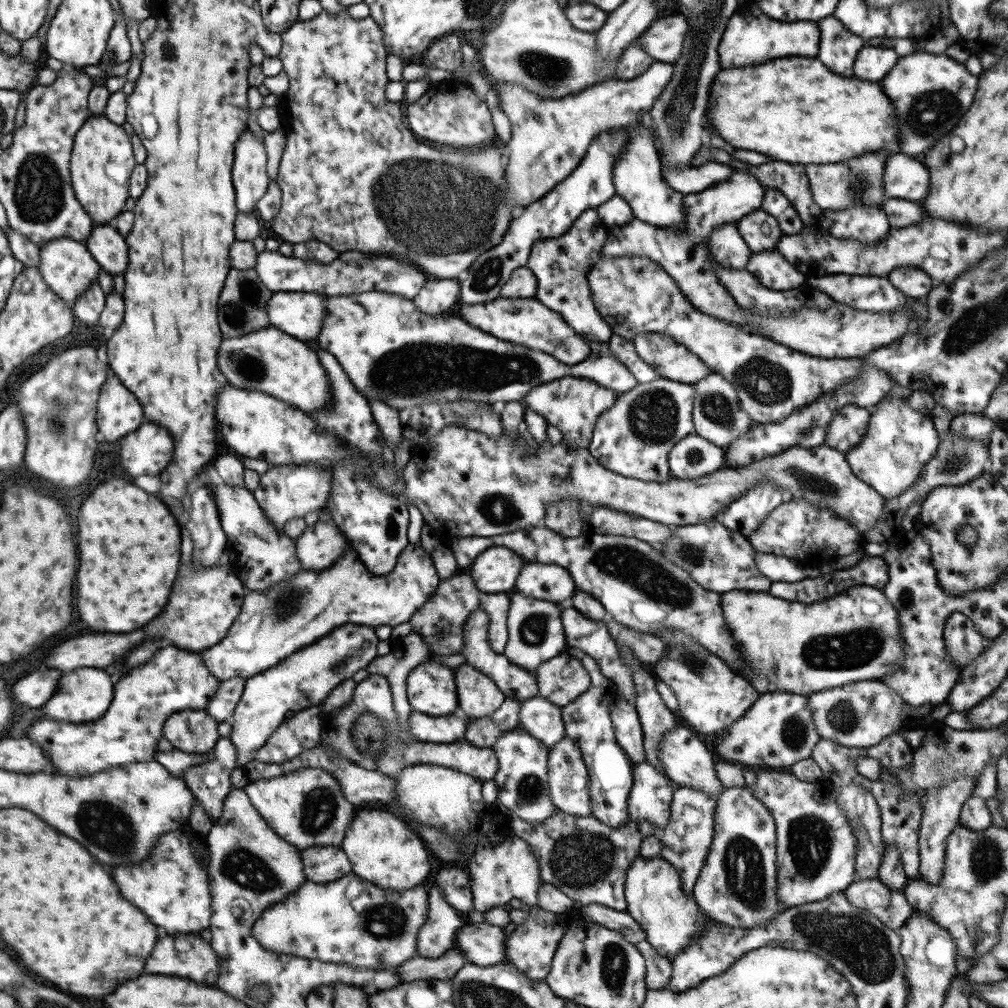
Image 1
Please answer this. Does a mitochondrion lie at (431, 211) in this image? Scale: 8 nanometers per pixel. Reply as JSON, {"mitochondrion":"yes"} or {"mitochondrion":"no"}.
{"mitochondrion":"yes"}

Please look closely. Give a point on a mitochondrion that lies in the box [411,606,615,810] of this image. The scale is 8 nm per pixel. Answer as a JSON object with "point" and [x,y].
{"point":[529,789]}

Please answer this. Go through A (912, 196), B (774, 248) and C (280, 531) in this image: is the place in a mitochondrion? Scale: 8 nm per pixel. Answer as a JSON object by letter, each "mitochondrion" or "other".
{"A":"other","B":"other","C":"other"}

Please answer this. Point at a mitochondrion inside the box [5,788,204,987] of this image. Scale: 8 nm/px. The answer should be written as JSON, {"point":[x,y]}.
{"point":[104,826]}

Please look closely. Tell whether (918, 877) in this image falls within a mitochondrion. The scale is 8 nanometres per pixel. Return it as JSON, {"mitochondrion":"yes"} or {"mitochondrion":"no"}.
{"mitochondrion":"no"}

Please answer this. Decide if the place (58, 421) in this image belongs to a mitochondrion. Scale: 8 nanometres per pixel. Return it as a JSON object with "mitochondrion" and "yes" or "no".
{"mitochondrion":"yes"}

